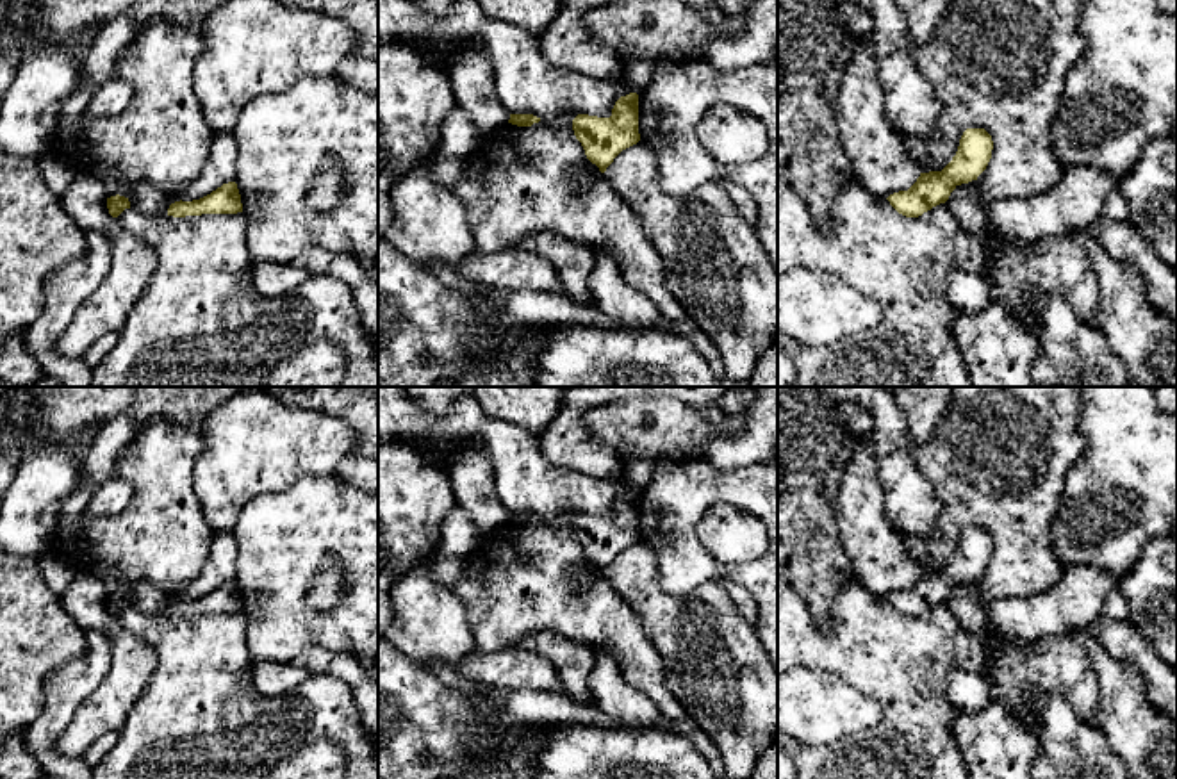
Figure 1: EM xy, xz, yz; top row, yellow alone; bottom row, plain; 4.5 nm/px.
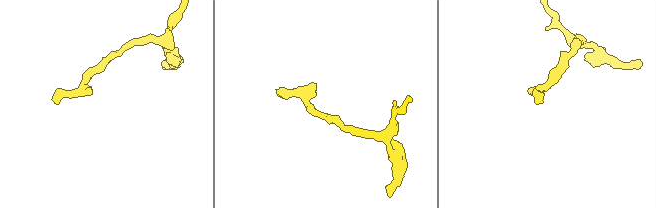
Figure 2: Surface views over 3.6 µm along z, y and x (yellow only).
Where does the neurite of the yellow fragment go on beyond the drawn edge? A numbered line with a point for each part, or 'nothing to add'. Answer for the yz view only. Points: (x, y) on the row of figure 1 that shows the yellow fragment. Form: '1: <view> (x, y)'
nothing to add

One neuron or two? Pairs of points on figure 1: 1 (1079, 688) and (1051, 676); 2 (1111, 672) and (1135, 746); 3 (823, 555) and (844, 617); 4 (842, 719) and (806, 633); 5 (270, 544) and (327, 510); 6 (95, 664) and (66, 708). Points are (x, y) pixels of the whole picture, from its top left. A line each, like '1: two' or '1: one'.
1: one
2: one
3: two
4: two
5: one
6: one

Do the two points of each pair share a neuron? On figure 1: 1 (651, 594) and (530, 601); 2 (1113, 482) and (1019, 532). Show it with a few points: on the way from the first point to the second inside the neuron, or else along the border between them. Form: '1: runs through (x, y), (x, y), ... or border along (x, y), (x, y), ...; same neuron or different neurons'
1: border along (601, 576), (626, 603), (644, 630); different neurons
2: border along (1067, 471), (1063, 498), (1051, 530), (1056, 555); different neurons

